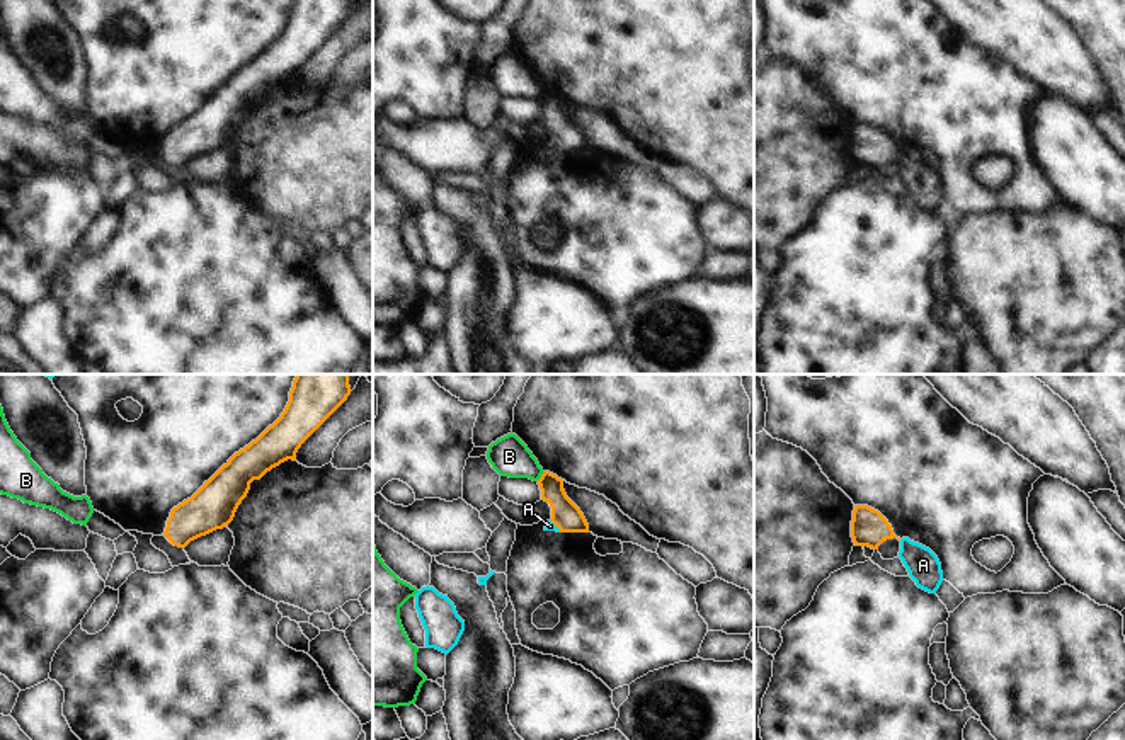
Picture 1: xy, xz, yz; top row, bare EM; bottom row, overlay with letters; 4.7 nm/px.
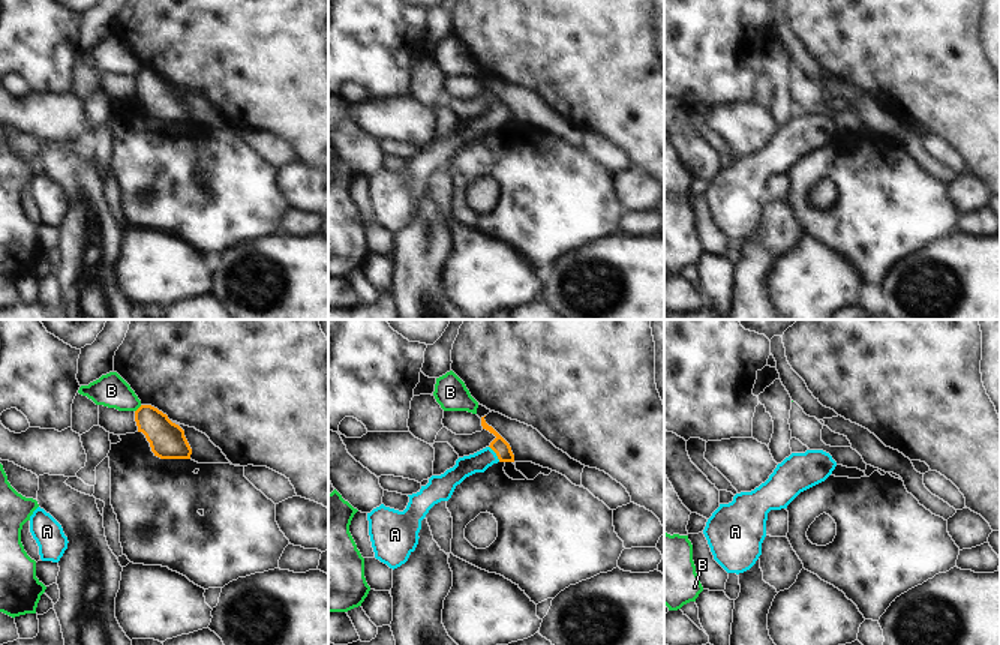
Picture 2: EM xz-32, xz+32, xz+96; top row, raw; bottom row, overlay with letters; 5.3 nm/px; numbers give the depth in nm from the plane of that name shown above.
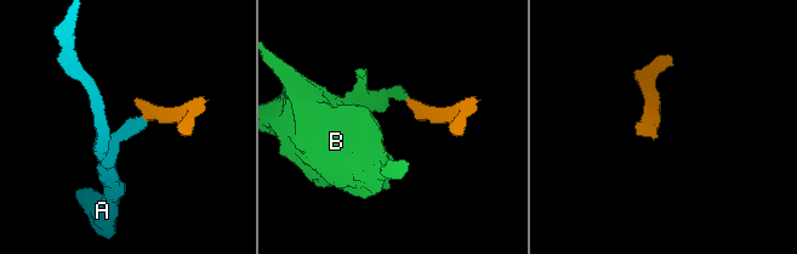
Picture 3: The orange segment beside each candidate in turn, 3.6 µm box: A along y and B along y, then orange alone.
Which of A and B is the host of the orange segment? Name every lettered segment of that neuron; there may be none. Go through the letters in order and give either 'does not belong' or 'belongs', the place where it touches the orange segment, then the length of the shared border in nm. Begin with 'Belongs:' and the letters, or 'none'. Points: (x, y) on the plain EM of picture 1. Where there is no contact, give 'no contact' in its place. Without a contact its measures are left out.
Belongs: A
A: belongs; contact xz (555, 143); length 80 nm
B: does not belong; contact xz (542, 96); length 60 nm

